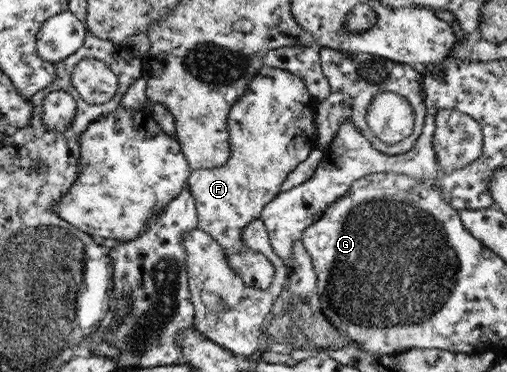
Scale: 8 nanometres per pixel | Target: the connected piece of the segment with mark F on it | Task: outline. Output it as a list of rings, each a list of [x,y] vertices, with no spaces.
[[[262,66],[258,76],[252,81],[244,96],[237,100],[228,115],[228,132],[231,141],[231,155],[227,163],[215,168],[192,170],[187,184],[195,197],[196,212],[199,214],[197,229],[206,232],[213,240],[223,246],[227,260],[235,274],[245,286],[255,289],[267,289],[274,282],[276,268],[272,259],[243,243],[243,232],[249,223],[260,218],[264,207],[280,194],[285,178],[315,151],[319,144],[317,132],[317,106],[320,101],[312,98],[308,87],[295,74],[283,68]]]

